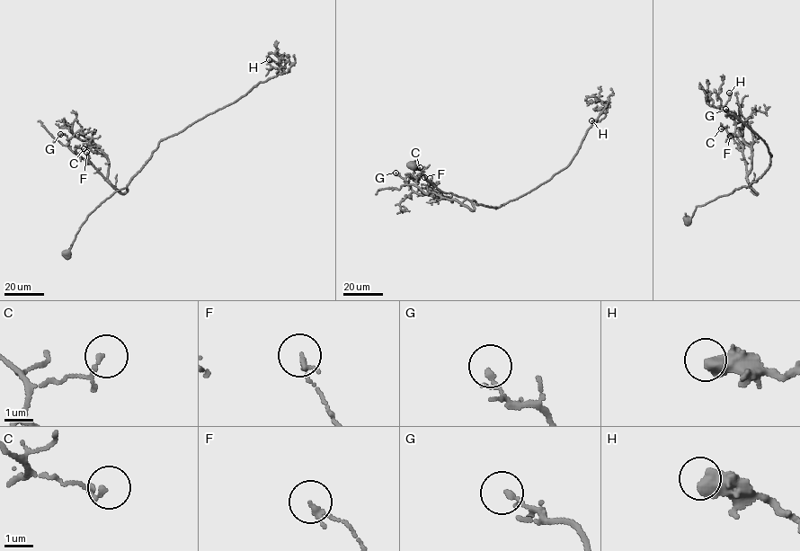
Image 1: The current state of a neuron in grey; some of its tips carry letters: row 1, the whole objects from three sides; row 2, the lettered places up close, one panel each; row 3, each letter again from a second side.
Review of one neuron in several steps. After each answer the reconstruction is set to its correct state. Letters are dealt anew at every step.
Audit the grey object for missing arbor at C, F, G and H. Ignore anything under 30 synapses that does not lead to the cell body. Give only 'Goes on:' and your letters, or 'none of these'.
Goes on: H

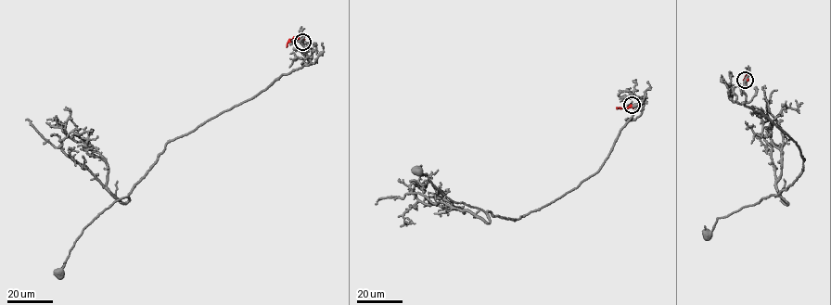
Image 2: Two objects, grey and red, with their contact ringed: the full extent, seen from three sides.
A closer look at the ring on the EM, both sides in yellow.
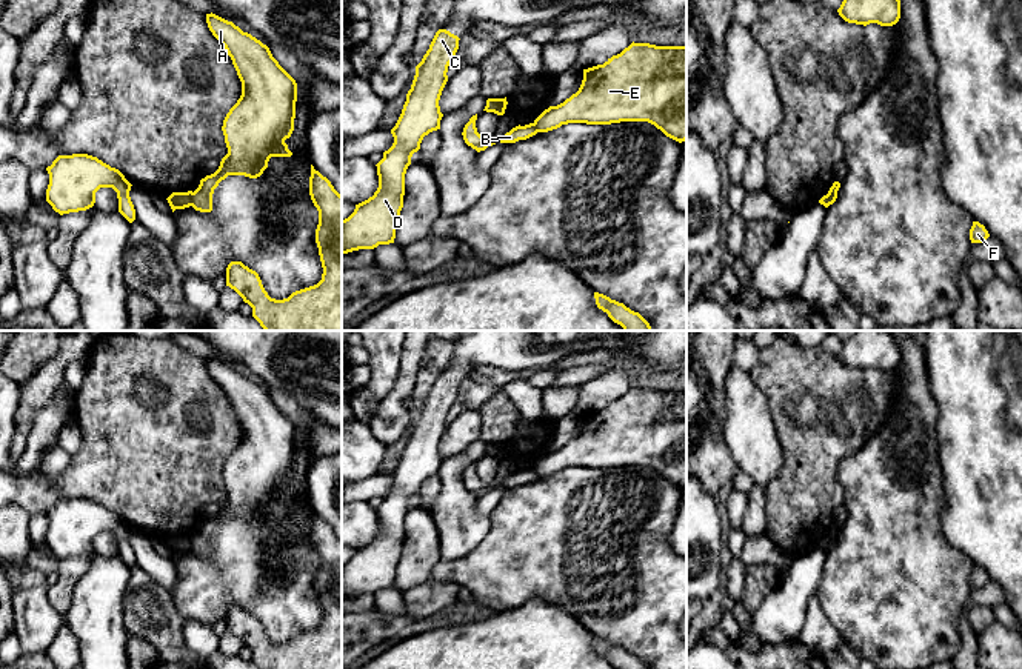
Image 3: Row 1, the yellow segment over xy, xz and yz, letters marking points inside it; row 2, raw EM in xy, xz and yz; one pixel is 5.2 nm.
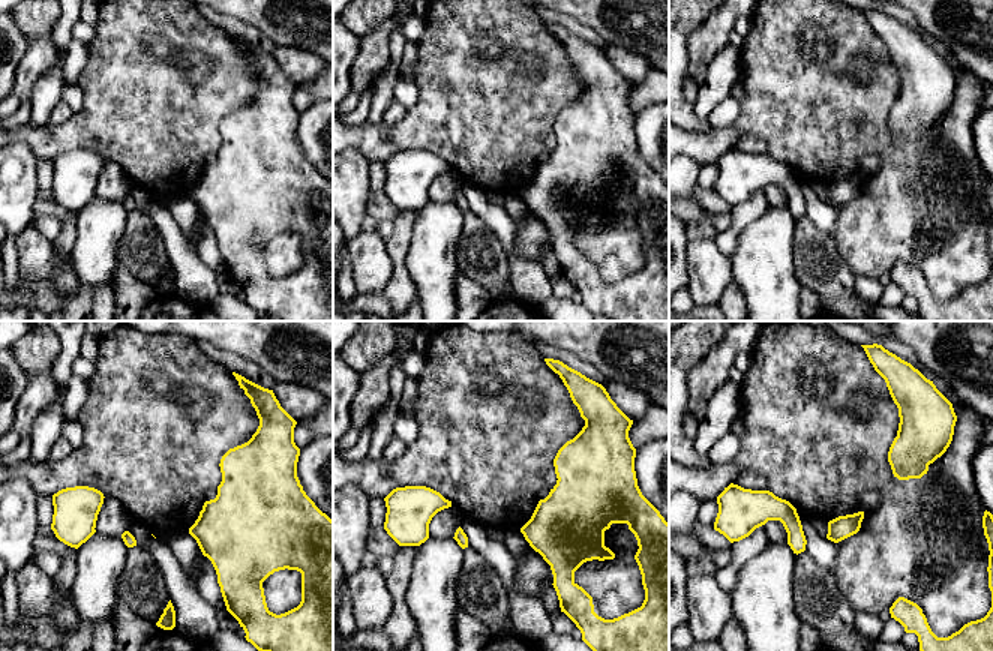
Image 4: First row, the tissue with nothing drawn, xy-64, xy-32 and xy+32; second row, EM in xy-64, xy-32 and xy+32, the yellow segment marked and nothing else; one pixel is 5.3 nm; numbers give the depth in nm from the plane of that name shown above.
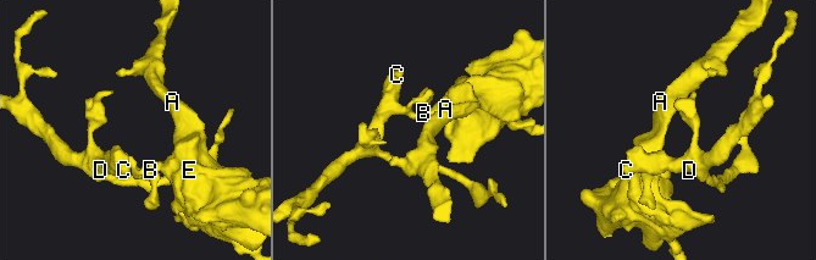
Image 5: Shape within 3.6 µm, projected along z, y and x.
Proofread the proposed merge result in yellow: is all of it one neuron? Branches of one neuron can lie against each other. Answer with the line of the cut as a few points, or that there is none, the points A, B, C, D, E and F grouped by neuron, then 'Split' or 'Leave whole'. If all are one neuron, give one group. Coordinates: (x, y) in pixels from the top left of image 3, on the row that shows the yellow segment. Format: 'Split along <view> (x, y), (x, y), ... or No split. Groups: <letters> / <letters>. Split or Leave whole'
Split along xy (193, 193), (190, 205). Groups: A E / B C D F. Split

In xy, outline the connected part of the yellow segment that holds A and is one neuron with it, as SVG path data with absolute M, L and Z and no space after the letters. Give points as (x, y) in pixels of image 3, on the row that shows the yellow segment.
M206 14L212 35L225 46L242 82L242 95L223 120L228 154L219 169L200 180L191 206L212 211L212 194L228 175L257 178L271 157L291 157L285 143L294 131L297 83L269 48L232 22Z

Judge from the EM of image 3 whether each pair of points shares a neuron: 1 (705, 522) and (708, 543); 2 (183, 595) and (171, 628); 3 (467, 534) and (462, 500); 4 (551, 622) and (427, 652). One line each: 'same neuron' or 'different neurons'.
1: same neuron
2: different neurons
3: same neuron
4: same neuron

